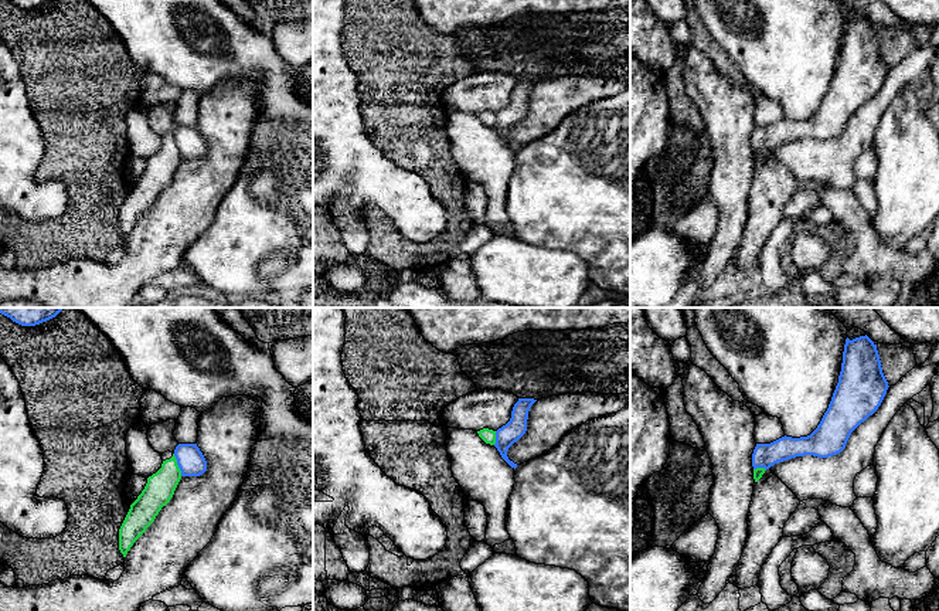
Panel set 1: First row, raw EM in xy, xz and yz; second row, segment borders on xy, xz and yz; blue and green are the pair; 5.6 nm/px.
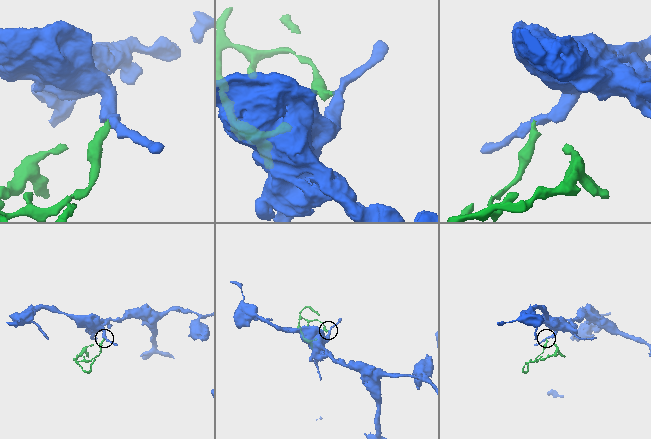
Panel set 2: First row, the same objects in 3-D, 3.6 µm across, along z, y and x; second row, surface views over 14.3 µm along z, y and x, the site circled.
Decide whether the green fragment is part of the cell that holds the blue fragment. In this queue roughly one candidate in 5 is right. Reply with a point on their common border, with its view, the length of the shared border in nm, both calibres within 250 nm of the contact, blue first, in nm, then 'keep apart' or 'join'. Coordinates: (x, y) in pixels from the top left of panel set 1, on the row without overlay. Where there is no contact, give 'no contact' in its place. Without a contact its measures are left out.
xy (177, 146) | 140 nm | 160/170 nm | keep apart

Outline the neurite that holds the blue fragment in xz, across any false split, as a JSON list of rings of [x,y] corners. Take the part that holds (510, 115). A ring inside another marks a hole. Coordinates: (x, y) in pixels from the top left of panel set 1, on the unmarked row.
[[[518,81],[511,94],[510,103],[496,113],[494,129],[500,135],[501,140],[511,149],[517,150],[517,146],[508,142],[508,130],[517,125],[527,113],[528,94],[537,82]]]

